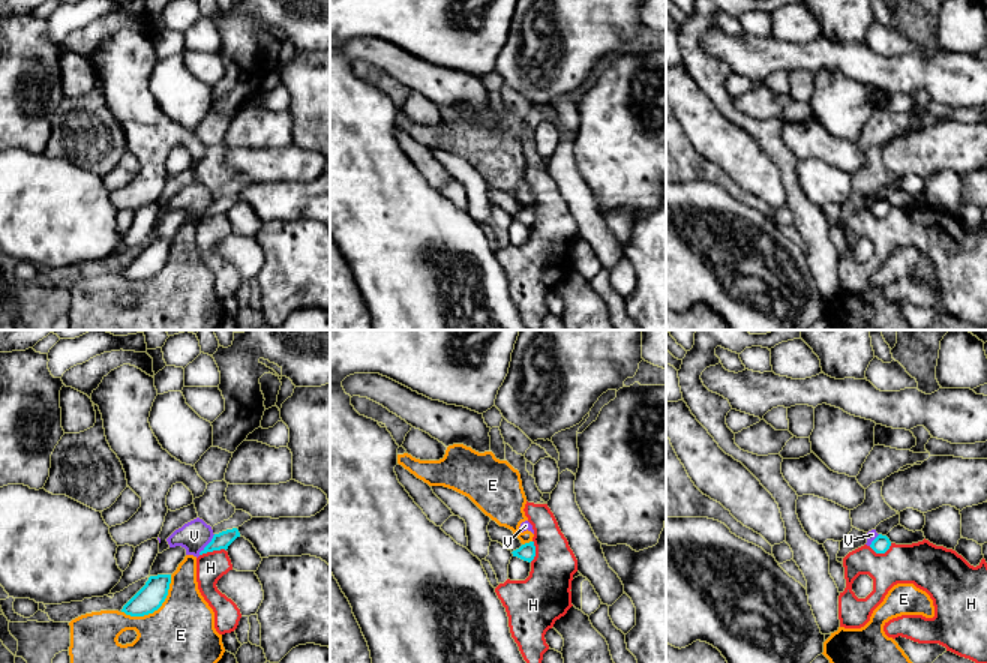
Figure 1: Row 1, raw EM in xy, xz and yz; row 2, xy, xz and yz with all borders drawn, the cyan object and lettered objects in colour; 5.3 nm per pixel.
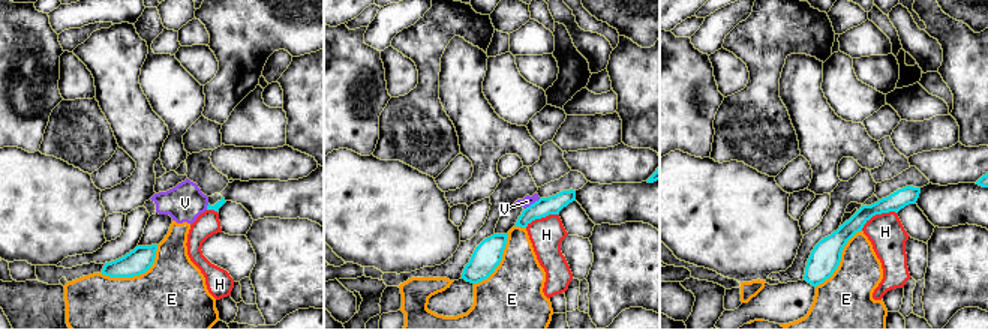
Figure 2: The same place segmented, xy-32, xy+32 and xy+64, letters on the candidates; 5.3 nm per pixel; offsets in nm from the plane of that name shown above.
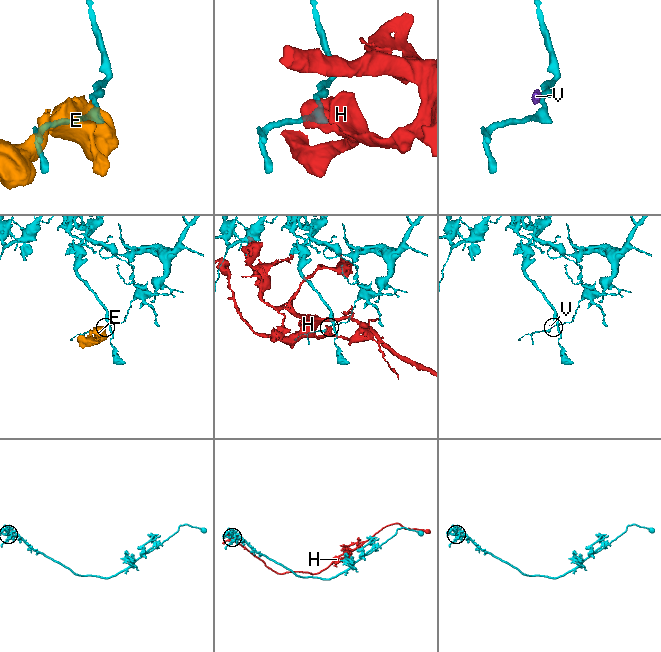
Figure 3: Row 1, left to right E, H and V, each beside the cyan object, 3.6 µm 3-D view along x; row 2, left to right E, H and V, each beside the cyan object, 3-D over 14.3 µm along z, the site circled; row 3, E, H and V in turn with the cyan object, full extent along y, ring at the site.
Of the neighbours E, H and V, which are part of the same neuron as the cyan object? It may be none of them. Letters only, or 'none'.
none

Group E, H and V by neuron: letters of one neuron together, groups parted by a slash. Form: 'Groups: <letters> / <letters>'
Groups: E V / H

